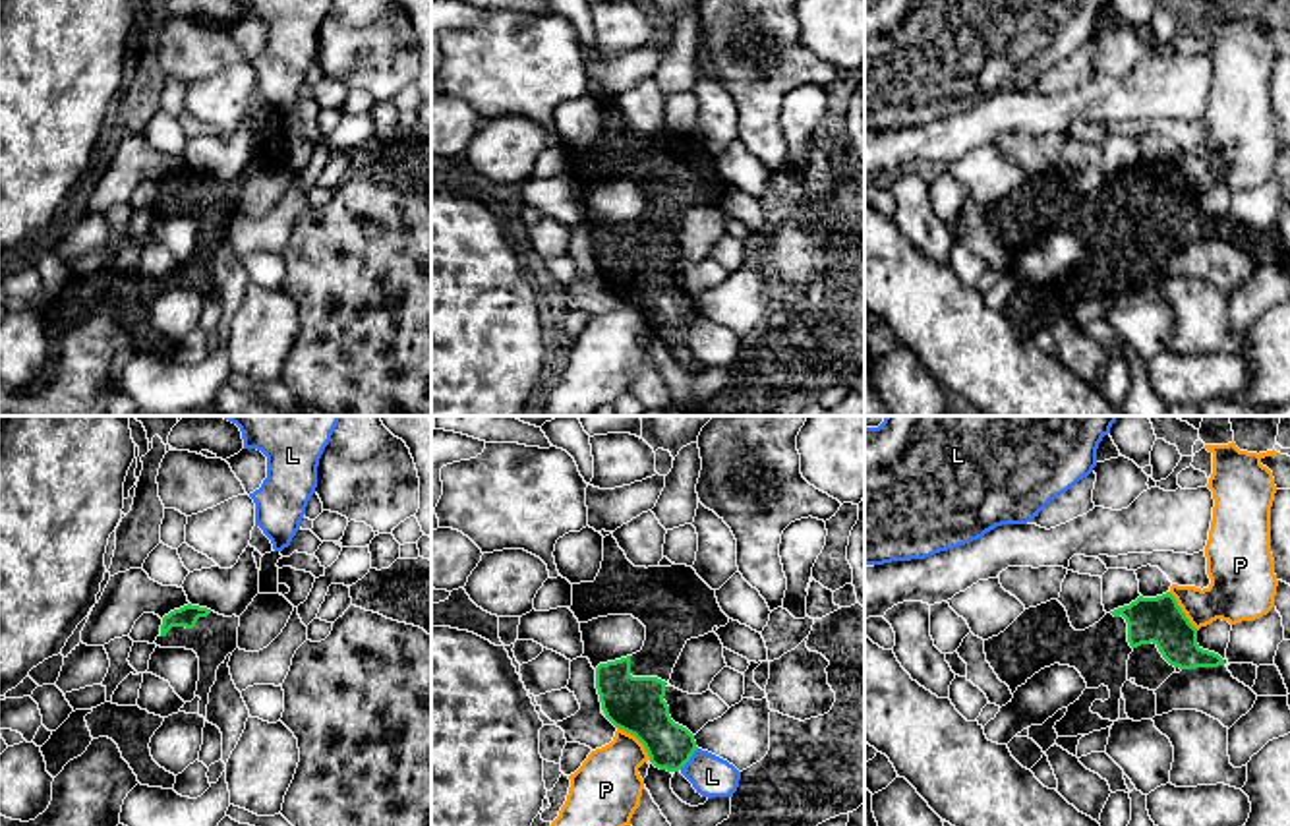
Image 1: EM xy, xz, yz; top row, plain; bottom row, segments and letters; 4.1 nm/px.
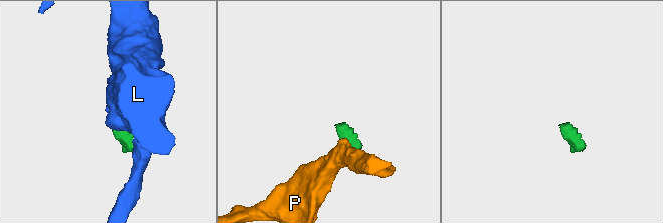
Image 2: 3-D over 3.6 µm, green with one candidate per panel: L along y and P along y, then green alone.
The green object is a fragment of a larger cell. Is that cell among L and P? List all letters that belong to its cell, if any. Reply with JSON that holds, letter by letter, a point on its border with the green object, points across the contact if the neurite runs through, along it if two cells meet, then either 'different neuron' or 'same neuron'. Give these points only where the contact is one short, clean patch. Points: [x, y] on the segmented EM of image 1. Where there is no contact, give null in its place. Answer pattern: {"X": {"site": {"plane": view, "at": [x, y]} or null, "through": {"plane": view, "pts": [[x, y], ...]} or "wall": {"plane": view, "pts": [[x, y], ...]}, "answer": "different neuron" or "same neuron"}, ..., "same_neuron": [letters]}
{"L": {"site": {"plane": "xz", "at": [689, 759]}, "wall": {"plane": "xz", "pts": [[697, 747], [679, 768]]}, "answer": "different neuron"}, "P": {"site": {"plane": "xz", "at": [637, 737]}, "wall": {"plane": "xz", "pts": [[617, 726], [629, 732], [650, 759]]}, "answer": "different neuron"}, "same_neuron": []}

